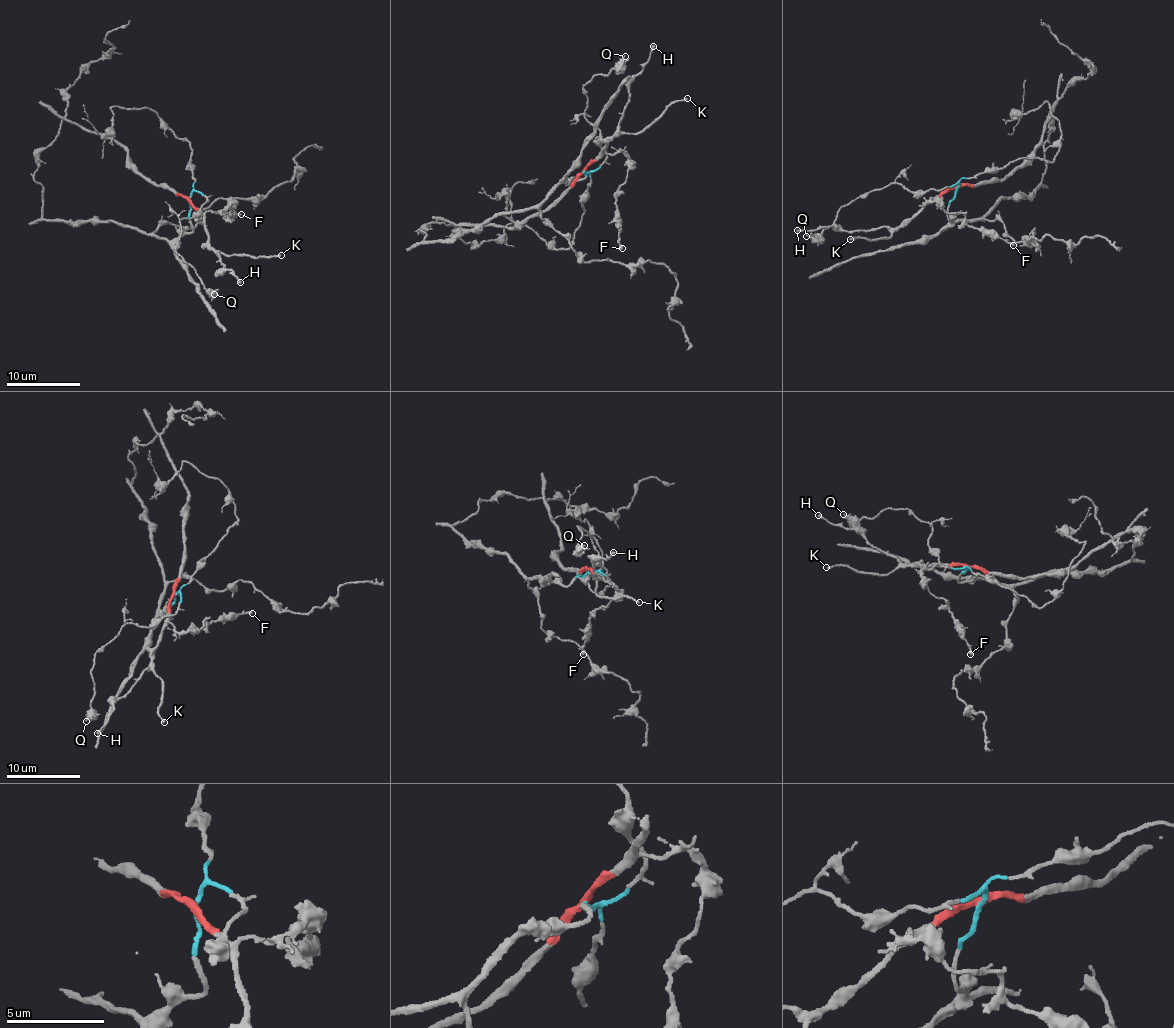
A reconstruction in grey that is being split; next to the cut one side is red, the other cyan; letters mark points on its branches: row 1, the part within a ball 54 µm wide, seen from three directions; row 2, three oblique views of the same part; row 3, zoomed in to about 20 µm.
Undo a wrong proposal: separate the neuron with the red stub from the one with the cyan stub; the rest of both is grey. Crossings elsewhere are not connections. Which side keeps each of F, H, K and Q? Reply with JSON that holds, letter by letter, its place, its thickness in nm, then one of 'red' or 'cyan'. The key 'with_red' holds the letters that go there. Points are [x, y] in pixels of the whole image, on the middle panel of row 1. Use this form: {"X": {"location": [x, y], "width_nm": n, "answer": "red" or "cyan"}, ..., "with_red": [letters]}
{"F": {"location": [622, 248], "width_nm": 260, "answer": "red"}, "H": {"location": [653, 46], "width_nm": 280, "answer": "red"}, "K": {"location": [687, 98], "width_nm": 200, "answer": "red"}, "Q": {"location": [625, 56], "width_nm": 240, "answer": "cyan"}, "with_red": ["F", "H", "K"]}

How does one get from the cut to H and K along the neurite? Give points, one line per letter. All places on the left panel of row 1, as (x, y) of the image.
H: (188, 199), (200, 214), (224, 267), (222, 273), (233, 271), (240, 282)
K: (188, 199), (200, 214), (208, 241), (214, 249), (256, 259), (281, 255)

